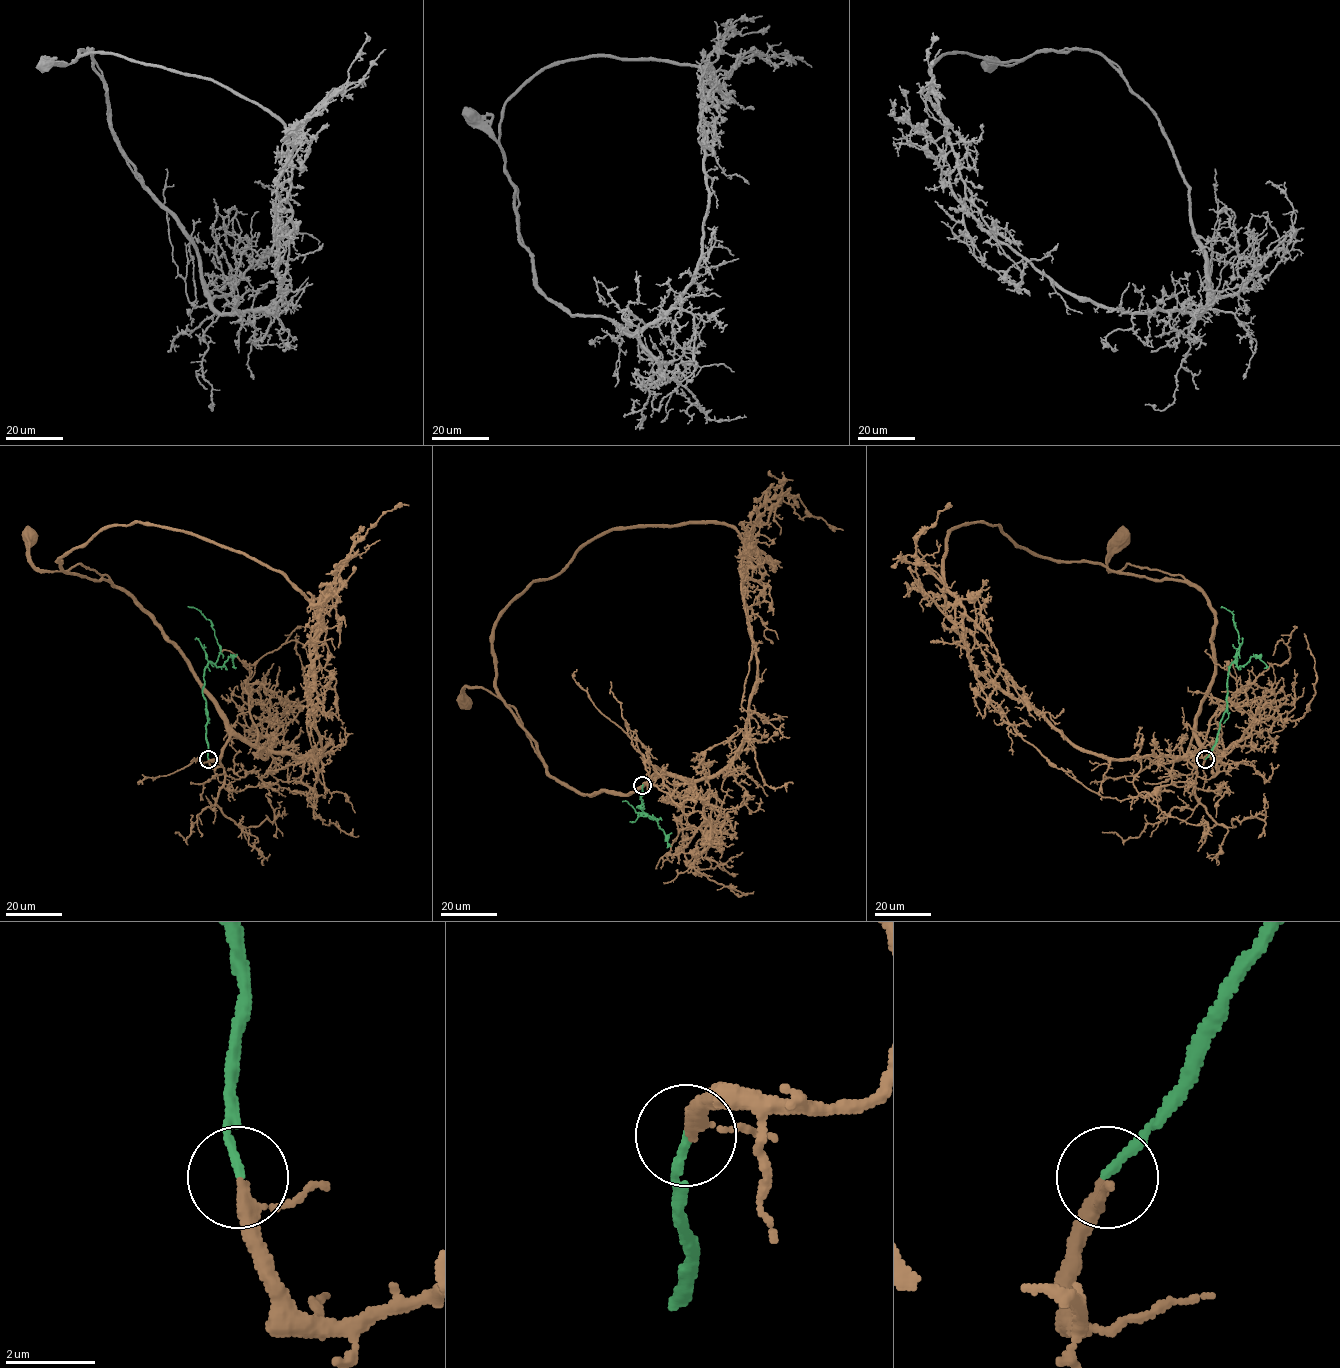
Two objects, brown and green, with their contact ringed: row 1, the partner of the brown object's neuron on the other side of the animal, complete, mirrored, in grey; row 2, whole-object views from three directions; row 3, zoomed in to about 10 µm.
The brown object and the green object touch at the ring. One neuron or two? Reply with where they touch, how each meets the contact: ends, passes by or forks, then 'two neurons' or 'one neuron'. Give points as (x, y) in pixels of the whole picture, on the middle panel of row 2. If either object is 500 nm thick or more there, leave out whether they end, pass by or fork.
(642, 785) | brown passes by | green ends | one neuron

